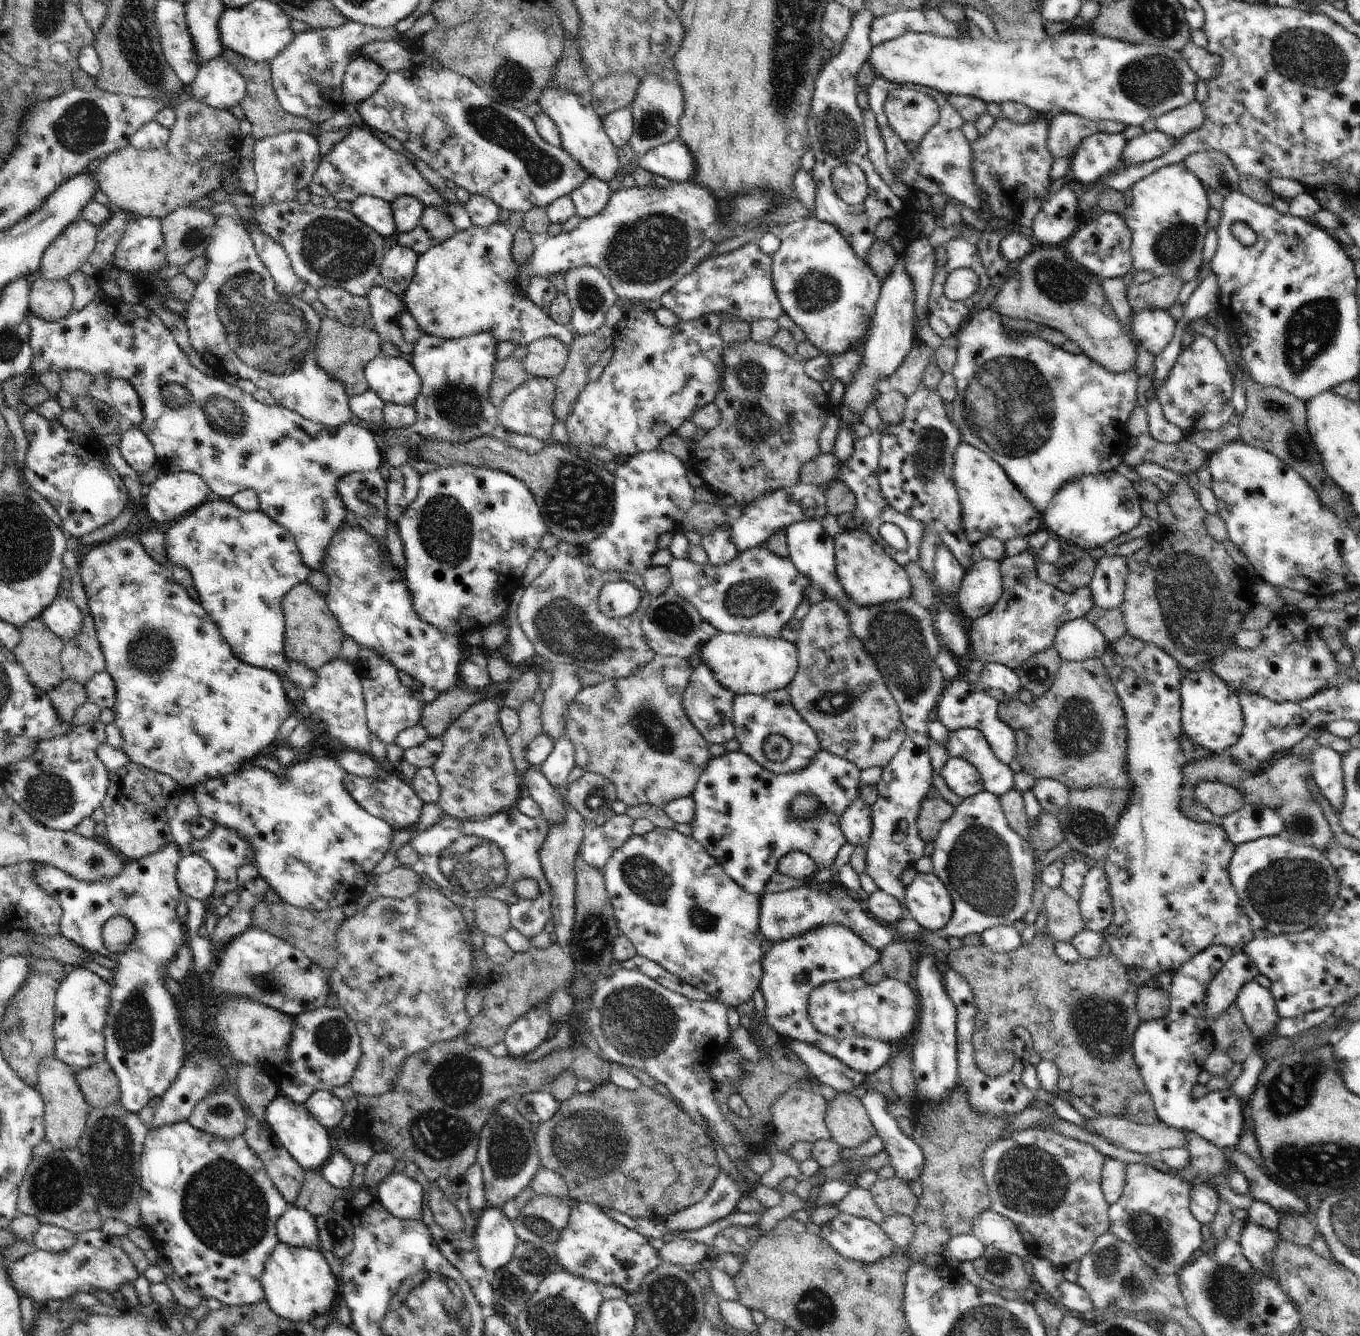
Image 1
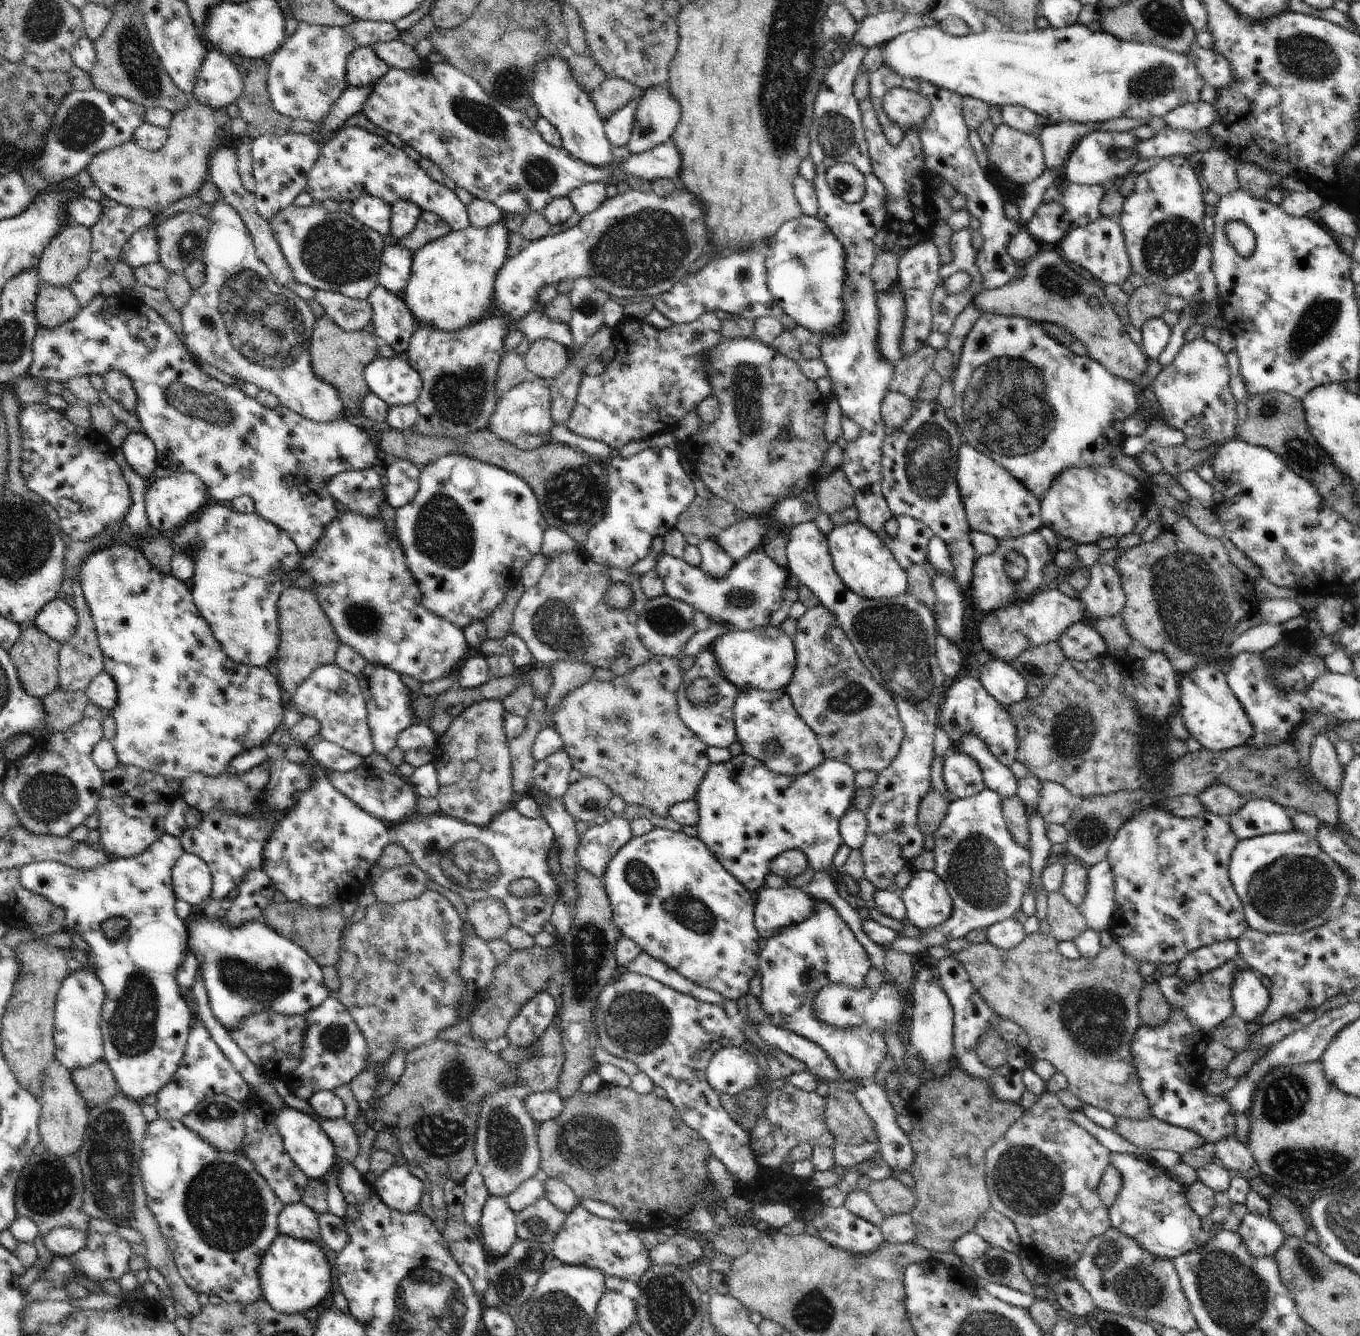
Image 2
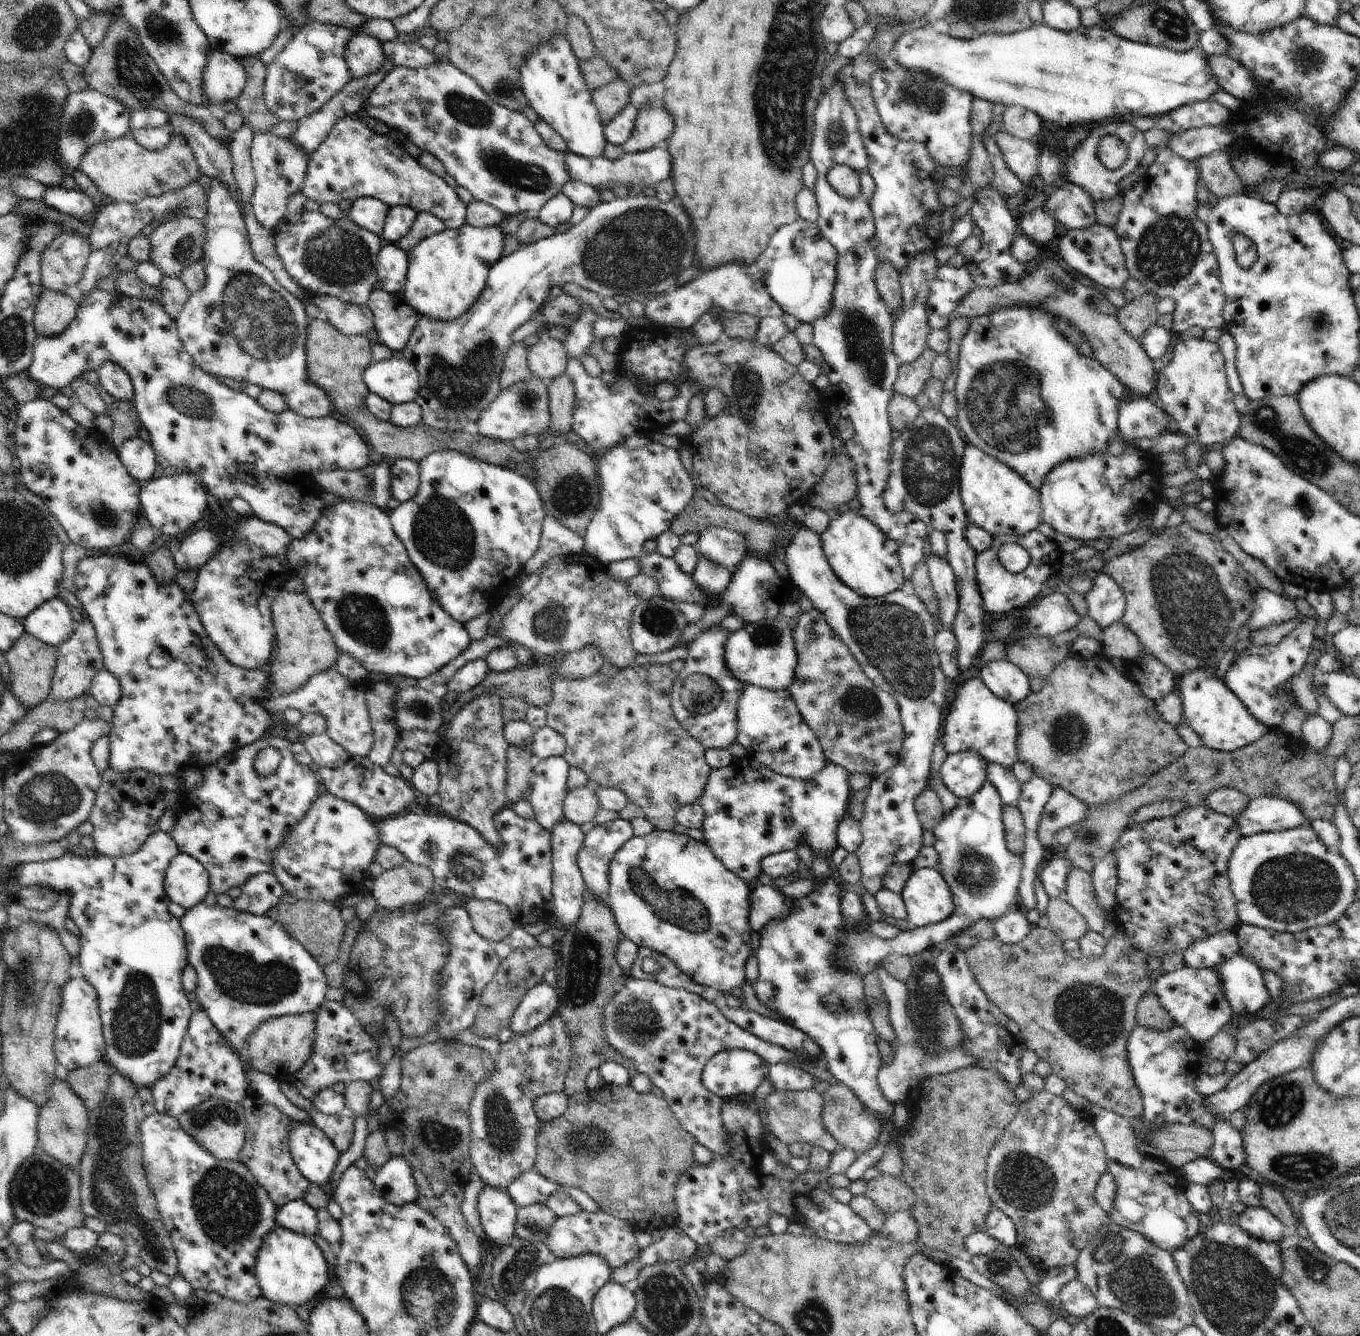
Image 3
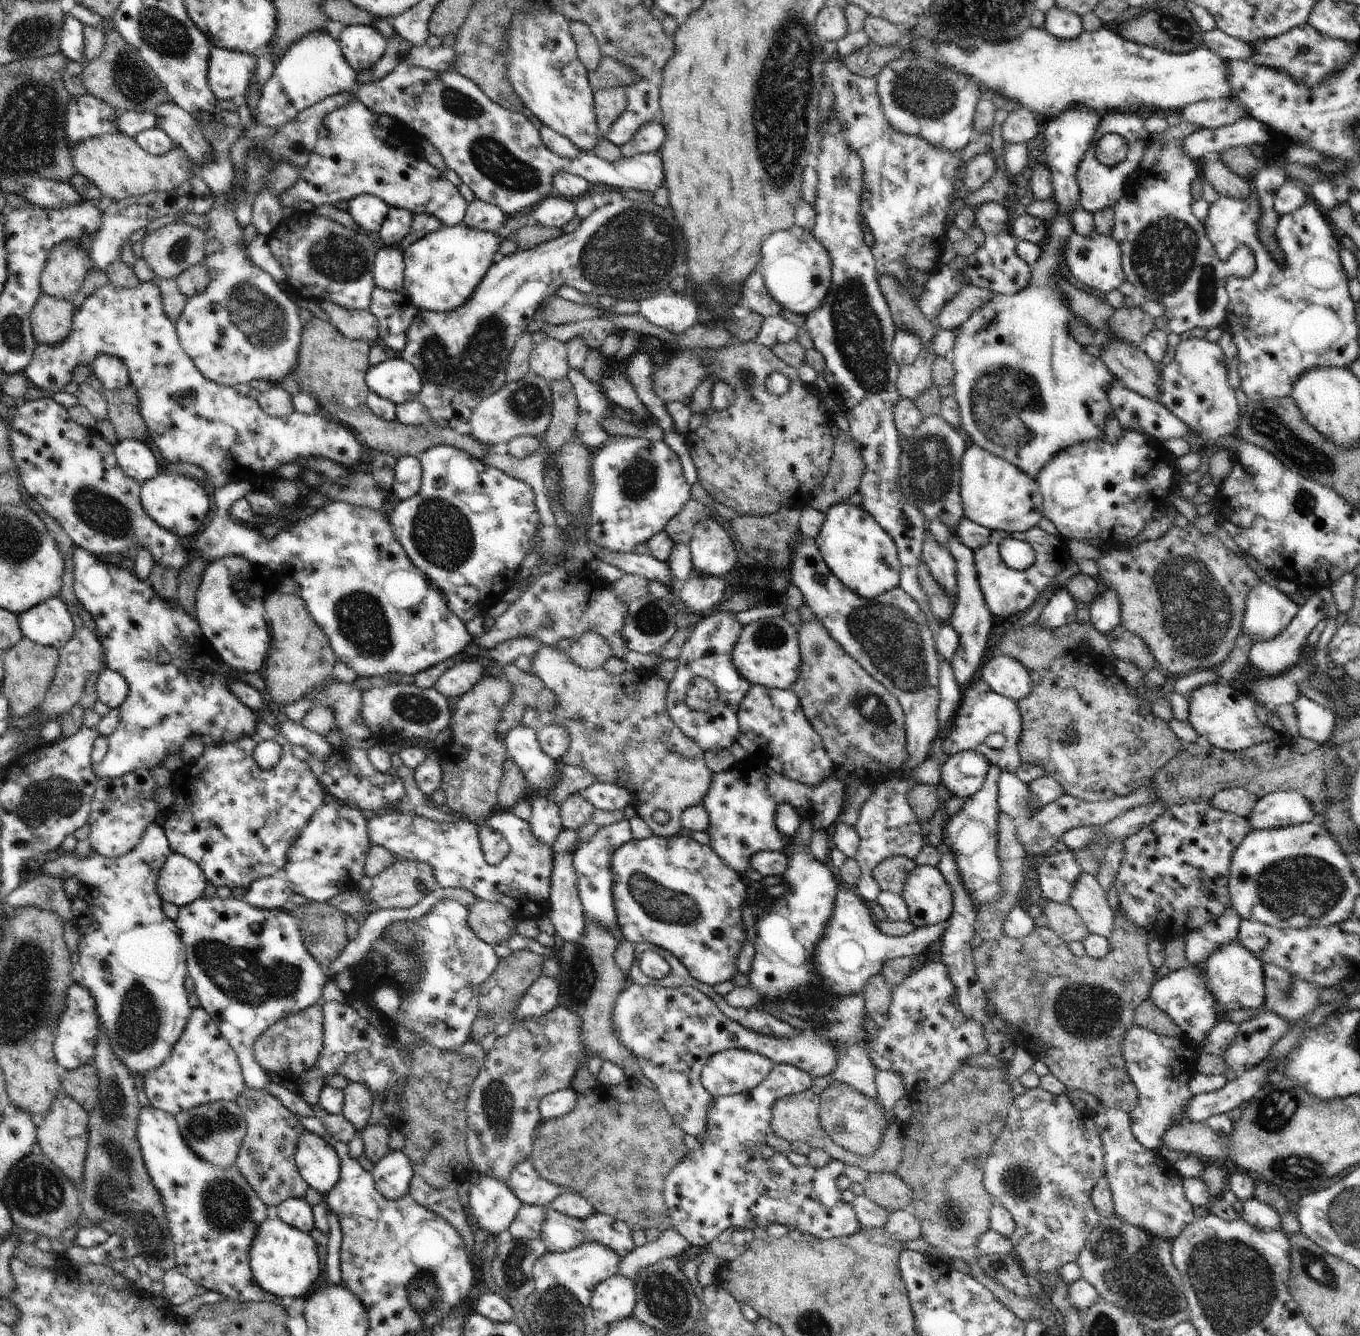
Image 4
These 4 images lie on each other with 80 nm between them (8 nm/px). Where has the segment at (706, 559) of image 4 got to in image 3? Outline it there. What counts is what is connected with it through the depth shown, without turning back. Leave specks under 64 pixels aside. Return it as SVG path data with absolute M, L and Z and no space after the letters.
M712 527L699 535L696 546L700 557L704 555L712 563L726 565L731 572L749 553L747 538L736 529Z

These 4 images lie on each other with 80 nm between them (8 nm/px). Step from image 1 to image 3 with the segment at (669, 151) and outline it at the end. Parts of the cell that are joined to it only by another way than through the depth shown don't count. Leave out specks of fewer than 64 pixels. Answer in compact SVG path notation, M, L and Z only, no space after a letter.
M438 61L417 69L394 66L365 98L363 110L366 115L380 120L393 130L400 130L409 143L434 154L458 185L464 186L477 201L499 208L506 217L526 211L530 215L537 215L546 202L562 193L562 187L570 181L586 183L597 189L608 182L625 185L631 182L654 188L672 172L672 156L666 142L647 151L624 153L617 161L604 156L586 158L570 151L554 150L544 144L535 124L523 112L510 110L492 101L471 76L464 74L450 62Z

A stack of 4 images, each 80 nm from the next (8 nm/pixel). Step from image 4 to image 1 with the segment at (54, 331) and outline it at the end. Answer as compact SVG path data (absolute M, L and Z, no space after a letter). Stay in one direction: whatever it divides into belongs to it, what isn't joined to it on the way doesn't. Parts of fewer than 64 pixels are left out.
M34 276L29 294L29 310L47 321L57 321L73 310L73 290L67 279L48 280Z

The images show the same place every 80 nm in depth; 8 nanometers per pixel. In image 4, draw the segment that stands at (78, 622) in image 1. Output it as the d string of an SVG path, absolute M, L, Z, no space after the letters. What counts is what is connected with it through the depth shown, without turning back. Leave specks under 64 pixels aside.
M60 596L41 602L19 616L22 634L38 644L62 648L76 631L72 612Z

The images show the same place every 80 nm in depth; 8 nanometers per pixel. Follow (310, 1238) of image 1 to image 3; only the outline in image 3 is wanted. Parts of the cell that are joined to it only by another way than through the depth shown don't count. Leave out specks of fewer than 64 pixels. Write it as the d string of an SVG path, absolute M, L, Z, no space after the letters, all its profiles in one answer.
M295 1200L279 1207L276 1215L277 1224L292 1232L314 1238L317 1232L317 1212L304 1202Z

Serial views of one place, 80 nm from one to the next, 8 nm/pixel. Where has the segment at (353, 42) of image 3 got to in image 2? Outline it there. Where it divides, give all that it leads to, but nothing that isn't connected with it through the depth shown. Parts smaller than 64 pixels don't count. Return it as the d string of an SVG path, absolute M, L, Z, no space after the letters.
M364 46L348 55L345 69L347 86L362 88L374 85L391 68L376 56L371 46Z

